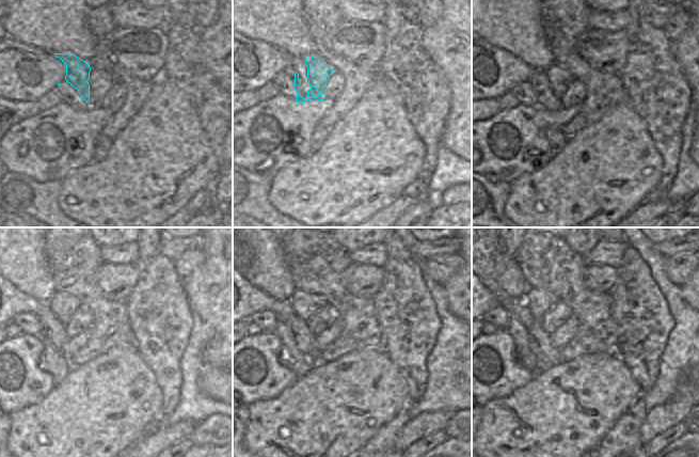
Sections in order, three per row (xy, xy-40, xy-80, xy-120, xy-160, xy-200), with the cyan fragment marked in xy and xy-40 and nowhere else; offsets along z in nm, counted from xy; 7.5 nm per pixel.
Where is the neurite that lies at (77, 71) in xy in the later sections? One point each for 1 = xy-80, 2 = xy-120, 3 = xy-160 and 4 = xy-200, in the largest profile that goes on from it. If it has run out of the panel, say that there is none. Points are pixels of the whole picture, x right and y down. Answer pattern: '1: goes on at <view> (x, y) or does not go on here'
1: goes on at xy-80 (543, 96)
2: goes on at xy-120 (53, 329)
3: goes on at xy-160 (303, 339)
4: goes on at xy-200 (546, 356)

